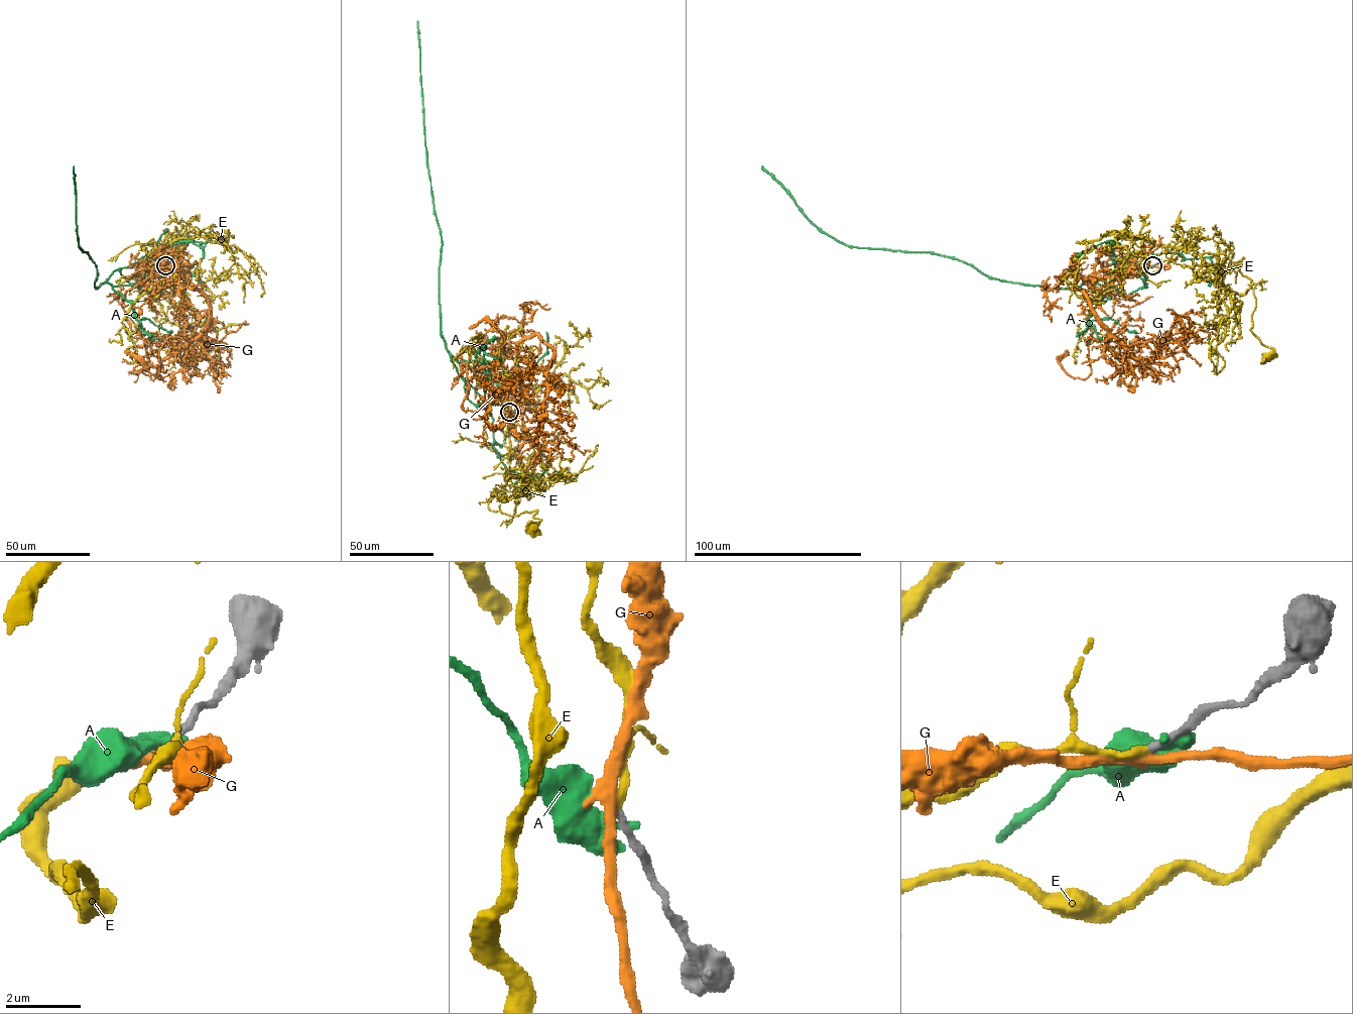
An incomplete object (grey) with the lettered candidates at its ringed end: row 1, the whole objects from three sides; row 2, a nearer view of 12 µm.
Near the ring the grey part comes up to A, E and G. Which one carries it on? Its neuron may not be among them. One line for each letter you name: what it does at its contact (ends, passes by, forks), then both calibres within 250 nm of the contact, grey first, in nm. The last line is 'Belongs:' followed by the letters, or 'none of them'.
E: it ends there; 180 nm thick on the grey side, 200 nm on the other
Belongs: E

